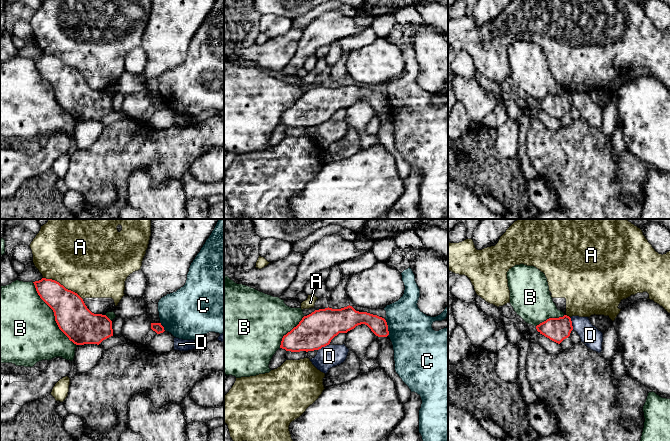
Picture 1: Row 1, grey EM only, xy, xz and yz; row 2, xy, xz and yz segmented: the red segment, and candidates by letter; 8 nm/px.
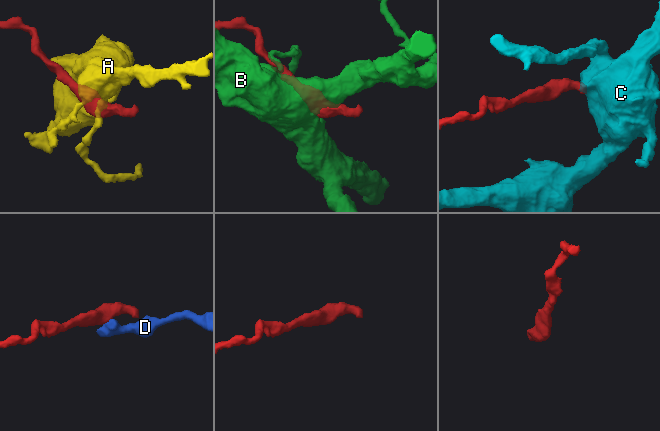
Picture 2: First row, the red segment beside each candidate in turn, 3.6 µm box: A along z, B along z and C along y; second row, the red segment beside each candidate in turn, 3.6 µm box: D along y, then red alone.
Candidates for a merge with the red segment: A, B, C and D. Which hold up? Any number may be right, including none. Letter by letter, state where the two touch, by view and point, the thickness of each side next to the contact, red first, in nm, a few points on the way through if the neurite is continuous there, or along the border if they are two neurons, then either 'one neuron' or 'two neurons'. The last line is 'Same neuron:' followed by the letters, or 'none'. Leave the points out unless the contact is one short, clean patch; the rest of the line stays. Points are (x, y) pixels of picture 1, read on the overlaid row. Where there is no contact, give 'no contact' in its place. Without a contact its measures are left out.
A: meets red in xy at (62, 285); 280 nm thick on the red side, 500 nm on the other; two neurons
B: meets red in xy at (54, 314); 280 nm thick on the red side, 480 nm on the other; two neurons
C: meets red in xz at (387, 327); 140 nm thick on the red side, 360 nm on the other; border along xz (384, 319), (388, 335); two neurons
D: meets red in yz at (571, 323); 190 nm thick on the red side, 160 nm on the other; border along yz (569, 317), (573, 329); two neurons
Same neuron: none

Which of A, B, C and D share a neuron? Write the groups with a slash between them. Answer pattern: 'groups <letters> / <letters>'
groups A / B / C / D

